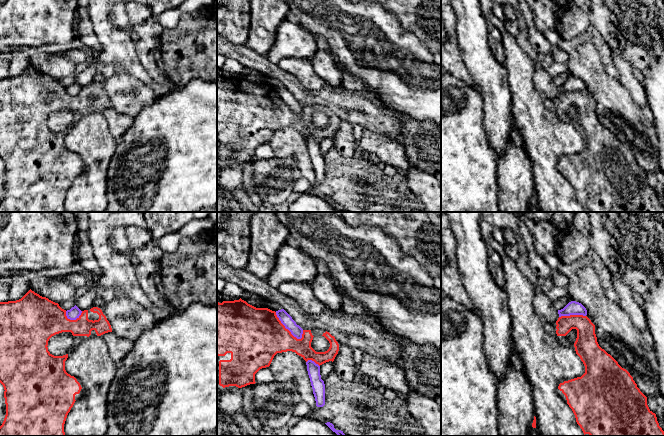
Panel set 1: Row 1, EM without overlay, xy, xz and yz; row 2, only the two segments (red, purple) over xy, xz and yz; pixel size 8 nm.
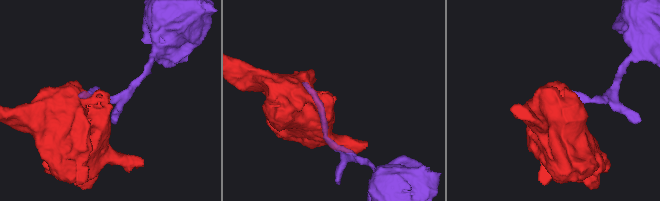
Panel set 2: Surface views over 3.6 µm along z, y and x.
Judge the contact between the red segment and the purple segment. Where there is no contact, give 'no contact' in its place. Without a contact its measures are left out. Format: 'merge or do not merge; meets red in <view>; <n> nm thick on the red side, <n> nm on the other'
do not merge; meets red in xz; 440 nm thick on the red side, 90 nm on the other

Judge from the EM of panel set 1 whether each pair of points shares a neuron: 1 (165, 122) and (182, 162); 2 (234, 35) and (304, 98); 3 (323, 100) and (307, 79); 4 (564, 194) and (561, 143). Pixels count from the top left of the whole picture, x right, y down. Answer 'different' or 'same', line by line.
1: same
2: different
3: different
4: same

